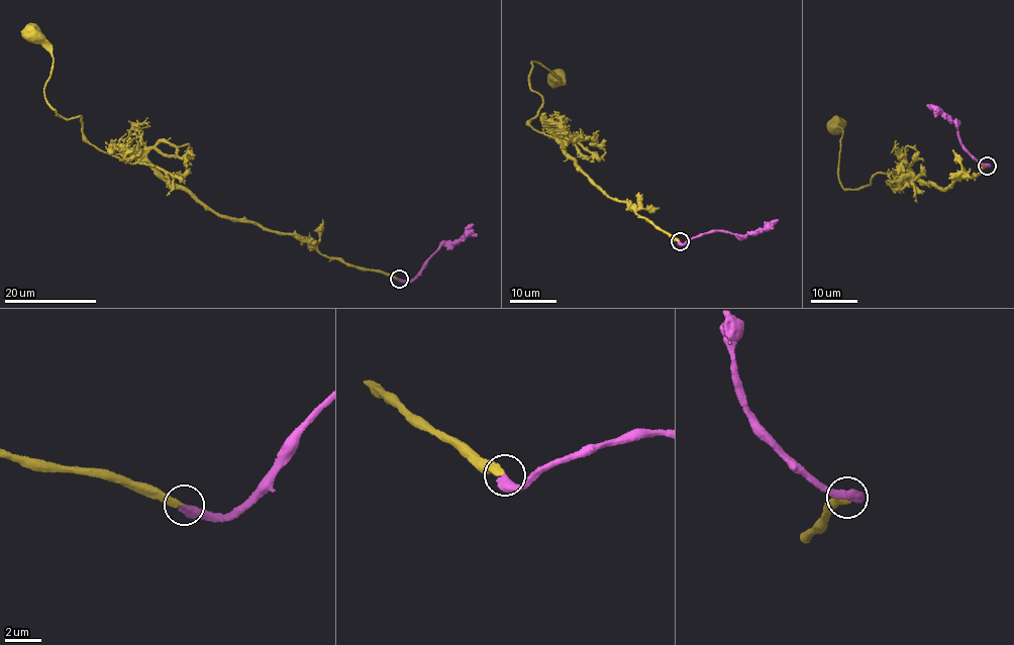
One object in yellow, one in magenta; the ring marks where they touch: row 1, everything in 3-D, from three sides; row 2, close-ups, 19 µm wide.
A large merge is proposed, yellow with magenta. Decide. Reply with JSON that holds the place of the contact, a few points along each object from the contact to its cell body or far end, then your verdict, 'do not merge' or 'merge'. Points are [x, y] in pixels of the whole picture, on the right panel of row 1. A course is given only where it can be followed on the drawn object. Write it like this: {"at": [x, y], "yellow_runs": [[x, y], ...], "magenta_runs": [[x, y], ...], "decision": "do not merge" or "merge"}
{"at": [987, 166], "yellow_runs": [[986, 166], [943, 191], [878, 173], [866, 185], [845, 189], [838, 178], [842, 131], [834, 126]], "magenta_runs": [[987, 166], [961, 145], [956, 133], [957, 125], [926, 105]], "decision": "merge"}

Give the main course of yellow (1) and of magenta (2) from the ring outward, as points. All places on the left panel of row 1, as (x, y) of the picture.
1: (398, 279), (218, 215), (146, 165), (100, 150), (81, 116), (61, 116), (46, 99), (52, 51), (32, 33)
2: (399, 279), (406, 282), (417, 278), (436, 250), (466, 239), (474, 224)

